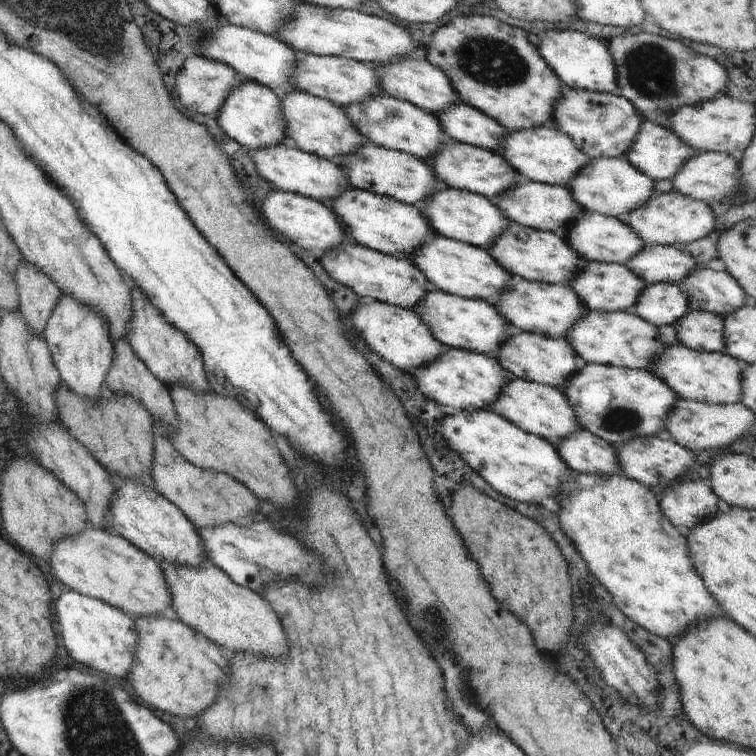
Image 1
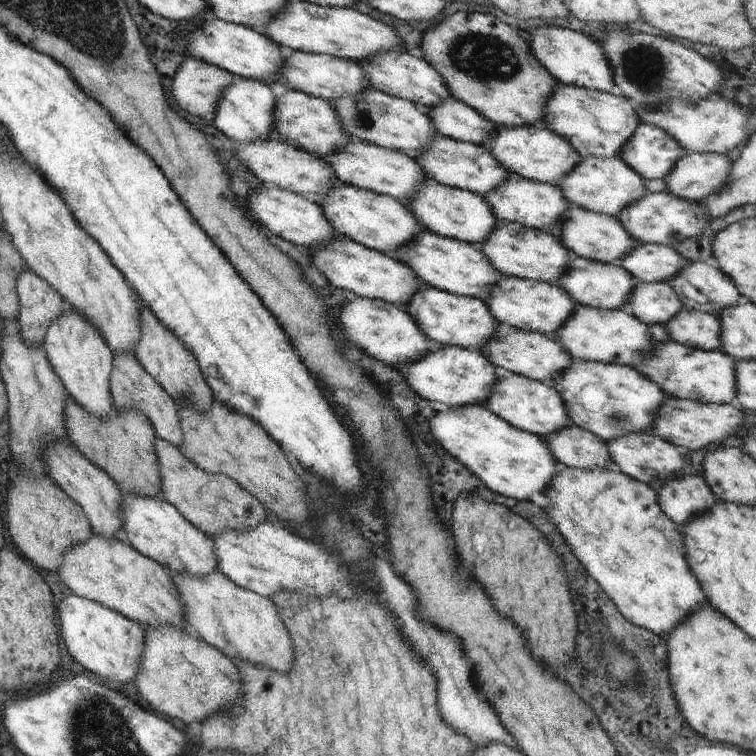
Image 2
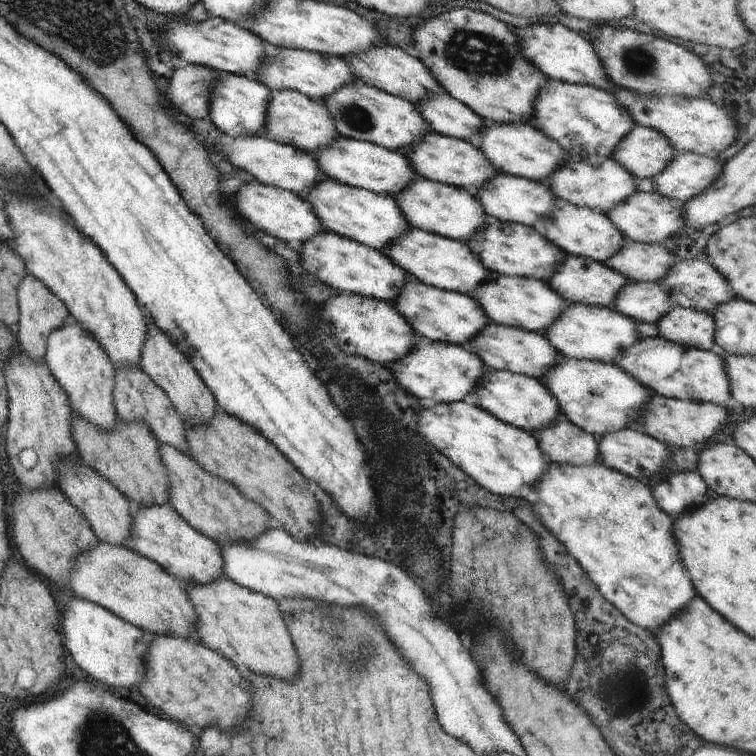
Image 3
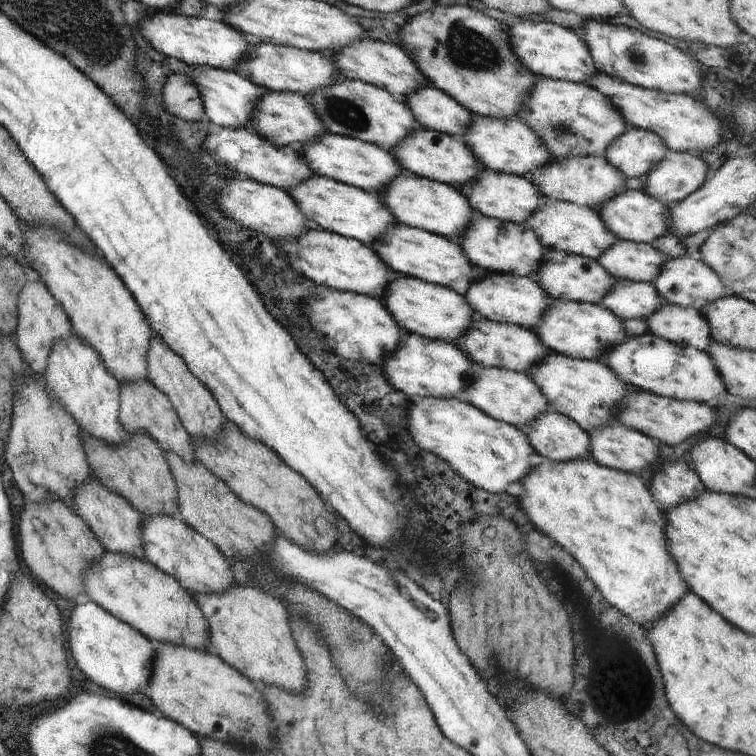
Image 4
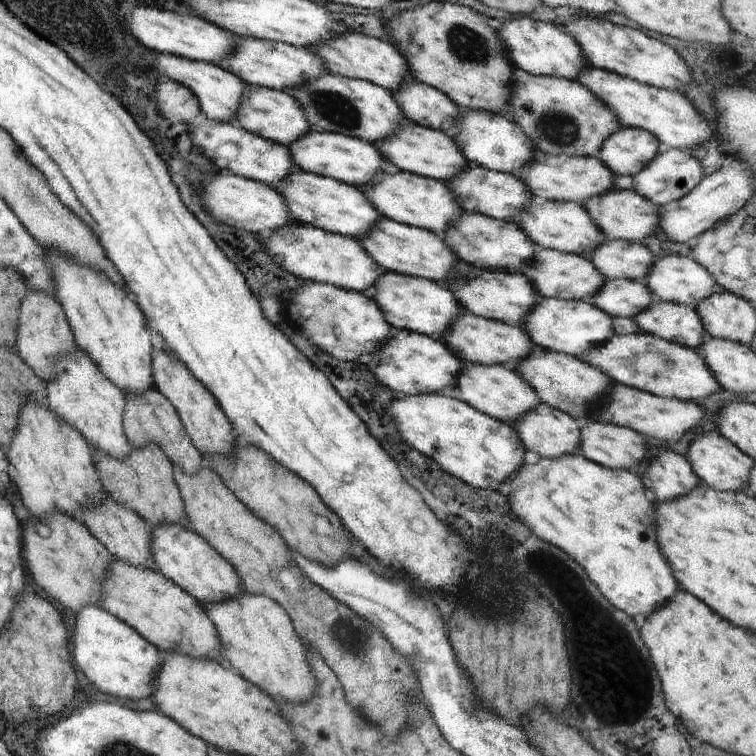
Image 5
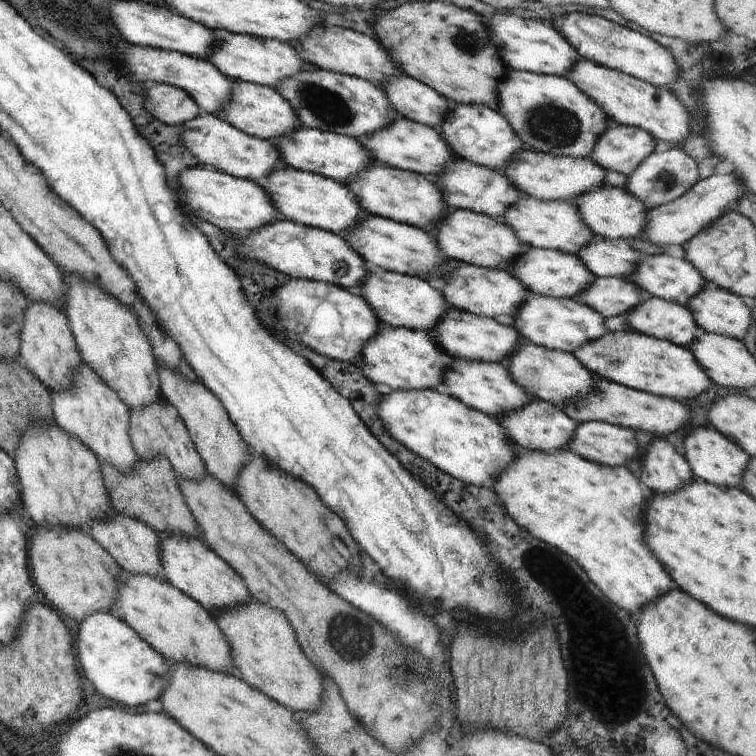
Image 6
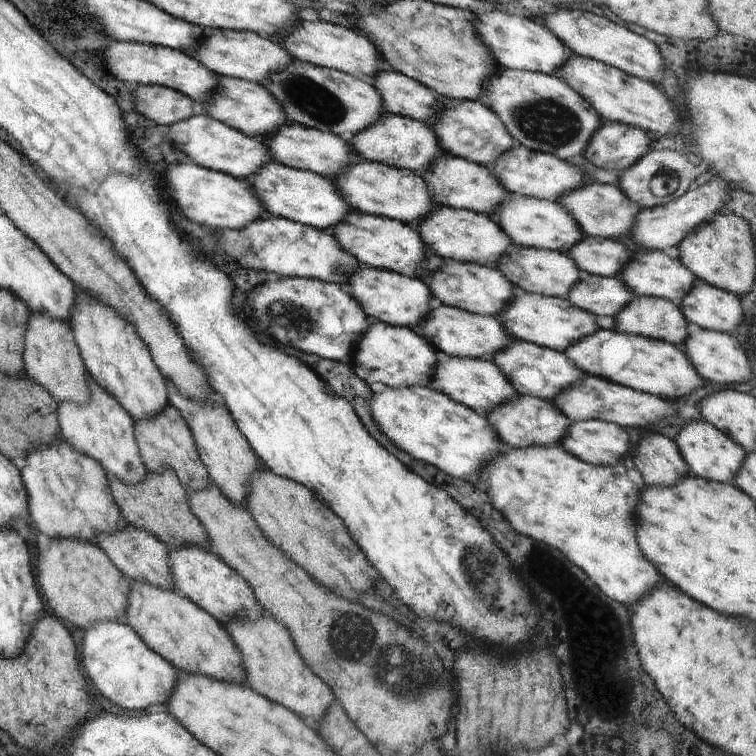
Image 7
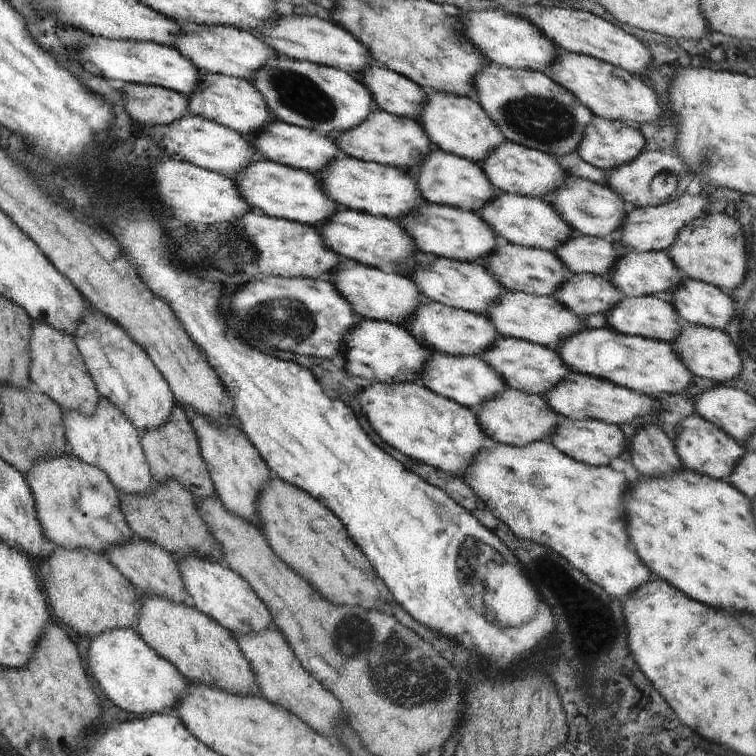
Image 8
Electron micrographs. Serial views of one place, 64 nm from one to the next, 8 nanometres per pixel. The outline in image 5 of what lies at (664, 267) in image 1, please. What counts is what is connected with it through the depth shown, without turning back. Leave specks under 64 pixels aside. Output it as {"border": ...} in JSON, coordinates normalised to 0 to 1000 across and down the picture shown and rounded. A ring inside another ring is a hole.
{"border":[[[821,316],[796,320],[779,341],[799,369],[829,369],[854,373],[860,352],[869,345],[852,323],[835,323]]]}

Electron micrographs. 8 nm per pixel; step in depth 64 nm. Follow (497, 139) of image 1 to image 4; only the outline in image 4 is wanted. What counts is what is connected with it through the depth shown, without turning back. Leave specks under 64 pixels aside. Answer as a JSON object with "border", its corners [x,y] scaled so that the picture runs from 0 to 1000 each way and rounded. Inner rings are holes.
{"border":[[[570,112],[553,116],[533,131],[556,168],[610,183],[624,164],[624,149],[585,119]]]}

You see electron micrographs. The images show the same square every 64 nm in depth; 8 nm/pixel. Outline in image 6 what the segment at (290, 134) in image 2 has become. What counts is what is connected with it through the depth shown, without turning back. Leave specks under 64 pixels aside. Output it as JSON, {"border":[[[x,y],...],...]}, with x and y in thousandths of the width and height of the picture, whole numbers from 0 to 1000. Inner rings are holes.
{"border":[[[312,106],[307,111],[304,132],[296,138],[288,156],[299,159],[302,164],[307,164],[329,180],[360,187],[366,187],[373,180],[381,180],[386,172],[399,167],[392,148],[386,146],[381,132],[373,130],[373,124],[368,119],[317,106]]]}

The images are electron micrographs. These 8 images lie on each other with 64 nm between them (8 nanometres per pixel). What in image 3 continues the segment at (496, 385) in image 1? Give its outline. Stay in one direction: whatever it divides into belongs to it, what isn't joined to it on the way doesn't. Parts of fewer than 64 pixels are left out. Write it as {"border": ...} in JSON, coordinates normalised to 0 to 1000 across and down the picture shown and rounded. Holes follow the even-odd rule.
{"border":[[[550,443],[550,455],[548,460],[532,471],[524,481],[516,485],[521,495],[521,503],[526,505],[526,511],[537,516],[553,526],[571,528],[578,533],[608,532],[615,524],[627,520],[627,516],[635,511],[638,495],[643,489],[640,479],[630,471],[630,466],[624,467],[618,458],[606,458],[601,455],[590,455],[585,452],[570,452],[561,444]]]}

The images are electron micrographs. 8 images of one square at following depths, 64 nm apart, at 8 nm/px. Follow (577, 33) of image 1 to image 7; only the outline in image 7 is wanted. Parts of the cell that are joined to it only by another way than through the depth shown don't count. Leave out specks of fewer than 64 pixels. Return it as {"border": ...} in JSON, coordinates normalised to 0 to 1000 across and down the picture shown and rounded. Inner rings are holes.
{"border":[[[651,12],[630,24],[624,22],[624,26],[636,56],[667,90],[733,99],[738,98],[739,90],[745,89],[746,81],[754,74],[753,66],[720,29],[690,21],[689,17],[679,20],[664,12]]]}

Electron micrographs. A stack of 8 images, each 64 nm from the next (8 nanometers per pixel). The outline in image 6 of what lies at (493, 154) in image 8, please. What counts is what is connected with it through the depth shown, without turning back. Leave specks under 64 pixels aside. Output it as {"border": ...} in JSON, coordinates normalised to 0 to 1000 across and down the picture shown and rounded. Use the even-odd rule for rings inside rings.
{"border":[[[697,196],[690,198],[664,229],[672,233],[675,243],[683,246],[689,255],[720,266],[762,265],[765,259],[772,259],[775,254],[803,243],[802,225],[780,209],[734,206]]]}

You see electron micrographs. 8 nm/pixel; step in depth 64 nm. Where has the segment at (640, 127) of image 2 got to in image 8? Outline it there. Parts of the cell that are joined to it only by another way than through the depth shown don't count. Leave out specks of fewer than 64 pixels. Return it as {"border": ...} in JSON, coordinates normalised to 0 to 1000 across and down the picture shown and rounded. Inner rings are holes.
{"border":[[[786,152],[761,200],[772,214],[804,228],[839,212],[856,196],[843,169]]]}

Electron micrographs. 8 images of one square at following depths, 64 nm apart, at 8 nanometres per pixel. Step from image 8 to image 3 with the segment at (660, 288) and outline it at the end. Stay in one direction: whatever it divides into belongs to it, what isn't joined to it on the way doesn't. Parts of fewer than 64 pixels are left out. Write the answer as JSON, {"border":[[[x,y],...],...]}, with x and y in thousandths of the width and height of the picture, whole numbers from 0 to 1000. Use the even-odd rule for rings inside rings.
{"border":[[[899,344],[884,357],[884,365],[878,365],[872,372],[873,378],[884,386],[884,392],[889,392],[892,403],[899,405],[902,409],[917,409],[925,413],[935,413],[942,417],[947,413],[950,405],[963,401],[972,392],[968,390],[968,381],[960,373],[960,368],[940,352],[937,347],[929,344]]]}

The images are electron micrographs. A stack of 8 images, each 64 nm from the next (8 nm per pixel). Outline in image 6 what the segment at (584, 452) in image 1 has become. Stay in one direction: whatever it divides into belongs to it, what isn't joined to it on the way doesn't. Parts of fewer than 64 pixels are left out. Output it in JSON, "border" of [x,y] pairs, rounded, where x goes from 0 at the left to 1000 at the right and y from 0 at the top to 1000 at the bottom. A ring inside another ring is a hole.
{"border":[[[702,526],[696,532],[696,537],[685,540],[680,545],[672,545],[669,550],[660,554],[667,563],[669,574],[683,590],[692,591],[693,595],[704,598],[735,598],[735,595],[749,595],[751,585],[759,577],[762,569],[762,556],[755,556],[746,545],[745,540],[733,537],[721,529]]]}

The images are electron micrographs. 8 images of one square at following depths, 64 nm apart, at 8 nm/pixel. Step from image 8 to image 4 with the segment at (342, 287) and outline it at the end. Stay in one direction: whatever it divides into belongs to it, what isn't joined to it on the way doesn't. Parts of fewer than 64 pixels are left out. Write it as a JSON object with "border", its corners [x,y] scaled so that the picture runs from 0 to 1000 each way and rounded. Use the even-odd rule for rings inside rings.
{"border":[[[528,362],[512,377],[505,398],[533,439],[545,439],[573,450],[604,451],[620,434],[623,421],[628,415],[608,382],[581,378]]]}

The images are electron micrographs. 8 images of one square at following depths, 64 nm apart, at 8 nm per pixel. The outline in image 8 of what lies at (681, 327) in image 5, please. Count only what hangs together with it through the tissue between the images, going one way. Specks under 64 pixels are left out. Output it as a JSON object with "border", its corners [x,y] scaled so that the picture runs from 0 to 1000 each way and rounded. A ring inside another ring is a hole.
{"border":[[[868,390],[823,393],[813,406],[806,407],[804,413],[800,413],[799,418],[802,419],[802,431],[827,443],[841,443],[889,454],[899,439],[899,430],[896,427],[898,418],[890,402],[881,394]]]}

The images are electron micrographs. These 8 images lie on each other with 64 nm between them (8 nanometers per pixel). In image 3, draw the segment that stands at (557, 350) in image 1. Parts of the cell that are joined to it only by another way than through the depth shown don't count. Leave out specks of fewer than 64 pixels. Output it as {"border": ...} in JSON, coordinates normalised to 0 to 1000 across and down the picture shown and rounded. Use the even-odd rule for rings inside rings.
{"border":[[[646,425],[640,437],[618,458],[624,467],[640,479],[644,489],[669,489],[677,493],[694,495],[704,501],[718,503],[720,495],[738,479],[733,458],[728,458],[718,440],[701,439],[688,434],[655,429]]]}

